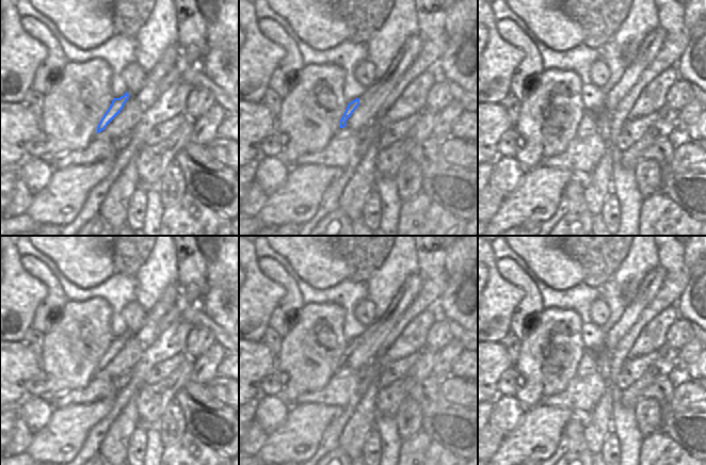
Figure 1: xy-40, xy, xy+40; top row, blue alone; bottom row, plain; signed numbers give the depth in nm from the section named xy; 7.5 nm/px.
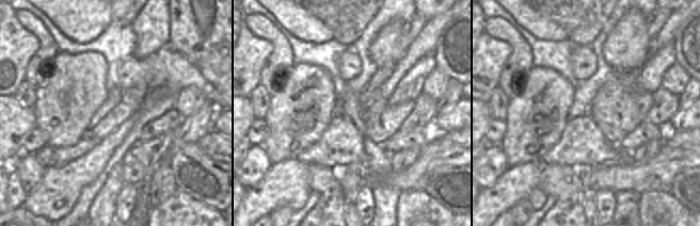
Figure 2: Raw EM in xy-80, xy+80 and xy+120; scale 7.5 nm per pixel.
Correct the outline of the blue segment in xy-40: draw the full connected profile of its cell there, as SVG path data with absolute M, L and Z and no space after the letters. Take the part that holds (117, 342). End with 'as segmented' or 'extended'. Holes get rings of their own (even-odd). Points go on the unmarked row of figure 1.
M178 284L169 286L148 311L144 325L137 333L127 331L124 335L113 338L97 366L95 378L115 380L128 372L140 360L155 341L159 321L172 309L179 291Z; extended

